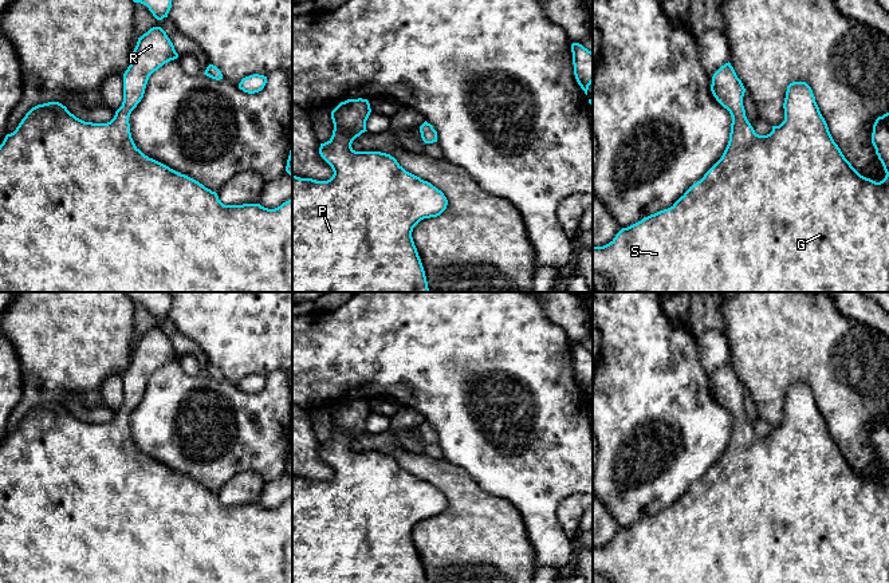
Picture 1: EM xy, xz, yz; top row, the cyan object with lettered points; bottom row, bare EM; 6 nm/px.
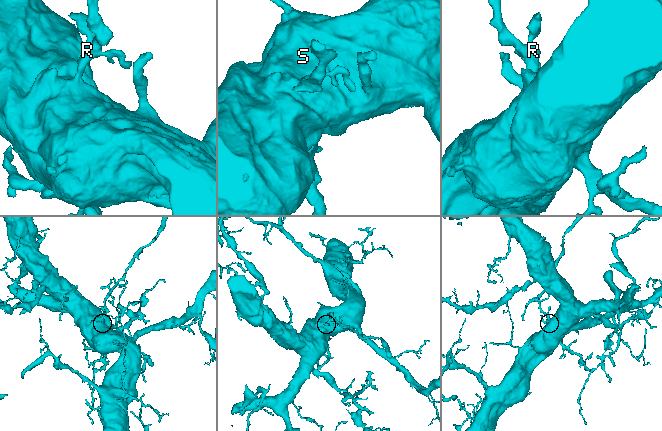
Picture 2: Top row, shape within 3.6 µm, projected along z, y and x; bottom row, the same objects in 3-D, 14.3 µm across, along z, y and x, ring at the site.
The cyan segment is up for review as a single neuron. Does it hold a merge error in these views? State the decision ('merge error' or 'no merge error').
no merge error

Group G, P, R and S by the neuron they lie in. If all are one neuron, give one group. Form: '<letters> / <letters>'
G P R S

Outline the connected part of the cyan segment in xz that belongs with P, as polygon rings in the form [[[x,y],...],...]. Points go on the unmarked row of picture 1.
[[[347,399],[341,402],[333,411],[331,419],[334,430],[331,438],[320,444],[319,454],[331,466],[334,474],[327,481],[300,478],[292,476],[292,583],[428,583],[425,571],[414,545],[413,528],[424,519],[440,516],[448,505],[448,500],[441,491],[430,482],[406,472],[394,457],[381,452],[355,452],[353,441],[366,430],[366,421],[371,413],[367,399]]]

